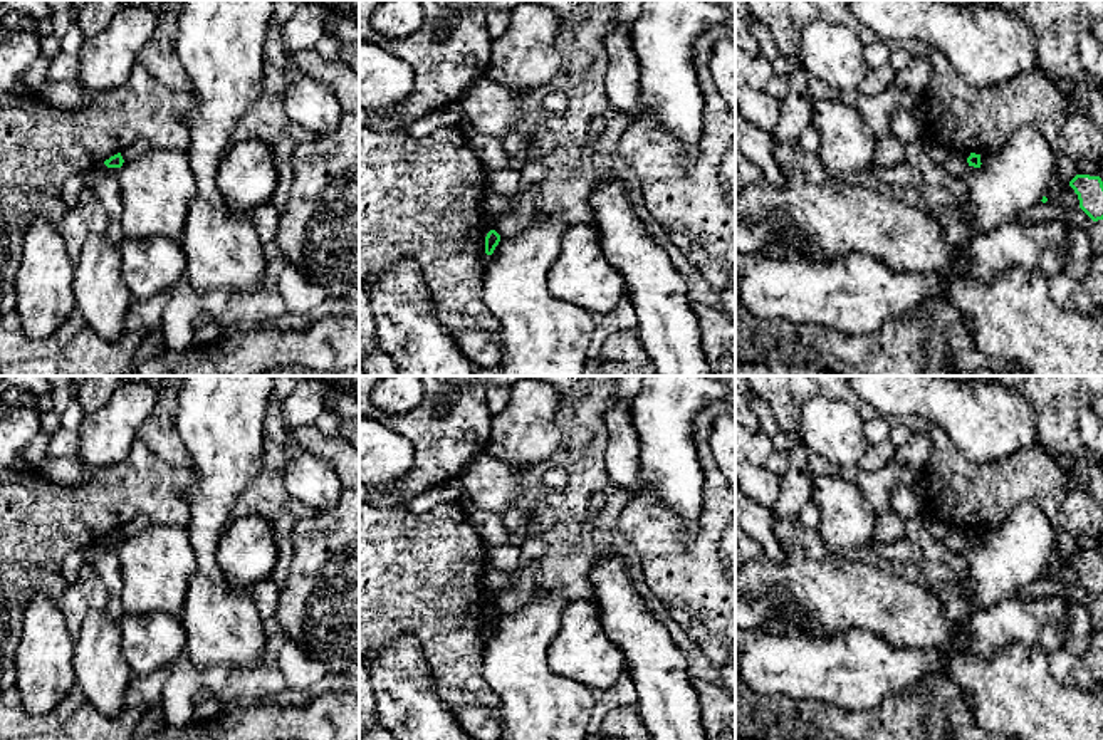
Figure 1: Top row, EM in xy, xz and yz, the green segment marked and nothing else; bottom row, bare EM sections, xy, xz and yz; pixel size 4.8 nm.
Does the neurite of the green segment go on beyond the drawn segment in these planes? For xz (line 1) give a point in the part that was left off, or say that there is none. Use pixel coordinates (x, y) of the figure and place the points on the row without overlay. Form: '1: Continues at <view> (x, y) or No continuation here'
1: No continuation here

